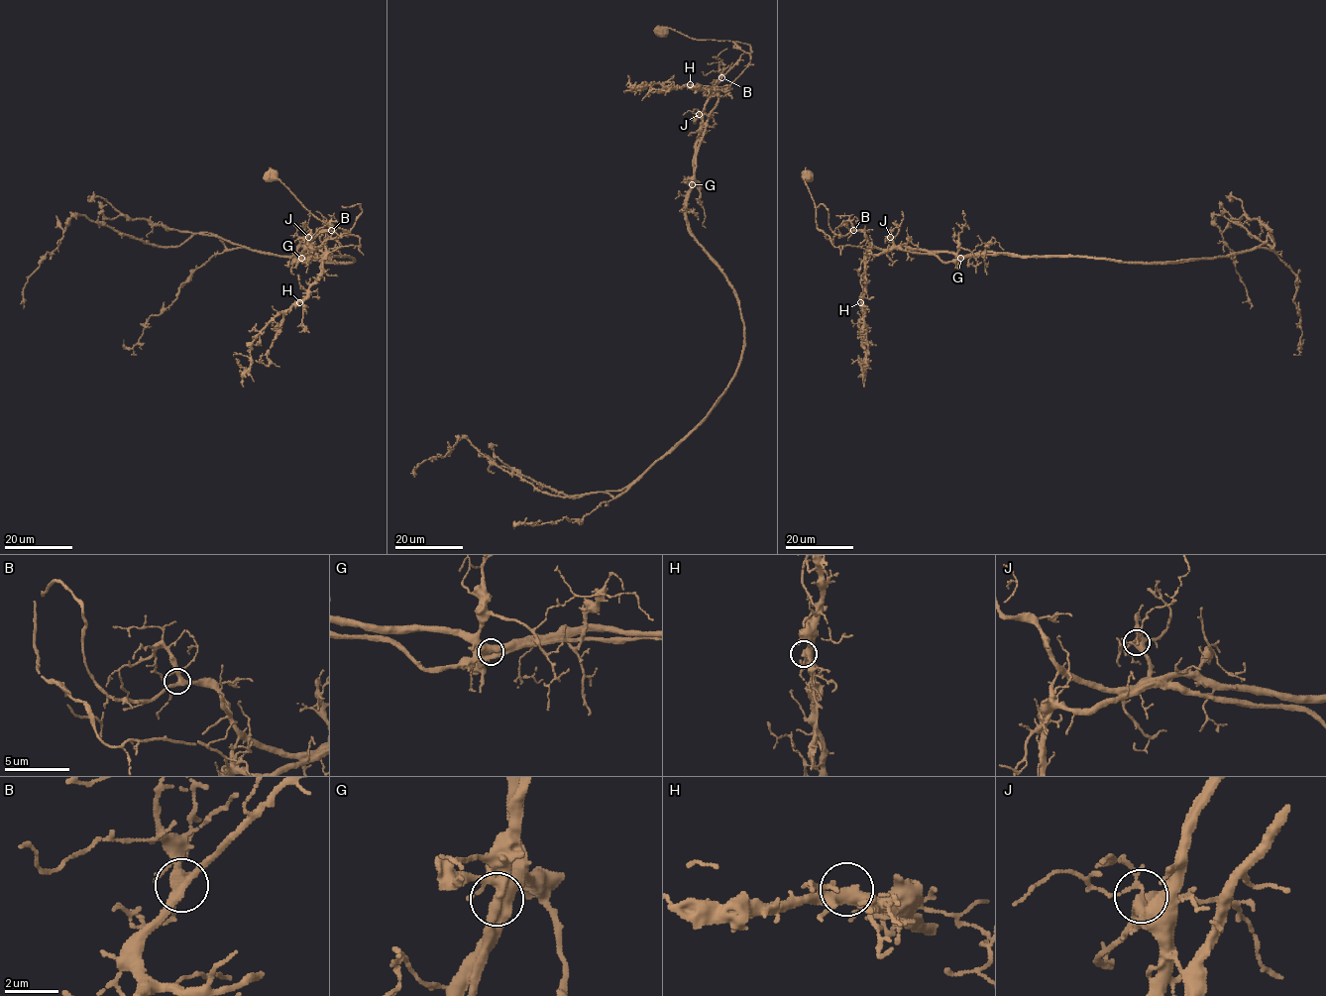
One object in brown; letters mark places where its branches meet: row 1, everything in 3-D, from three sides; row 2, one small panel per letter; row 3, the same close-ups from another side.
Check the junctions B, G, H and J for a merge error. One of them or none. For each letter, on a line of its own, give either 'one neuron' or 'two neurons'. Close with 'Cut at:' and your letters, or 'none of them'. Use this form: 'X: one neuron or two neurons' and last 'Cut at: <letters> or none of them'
B: one neuron
G: two neurons
H: one neuron
J: one neuron
Cut at: G

